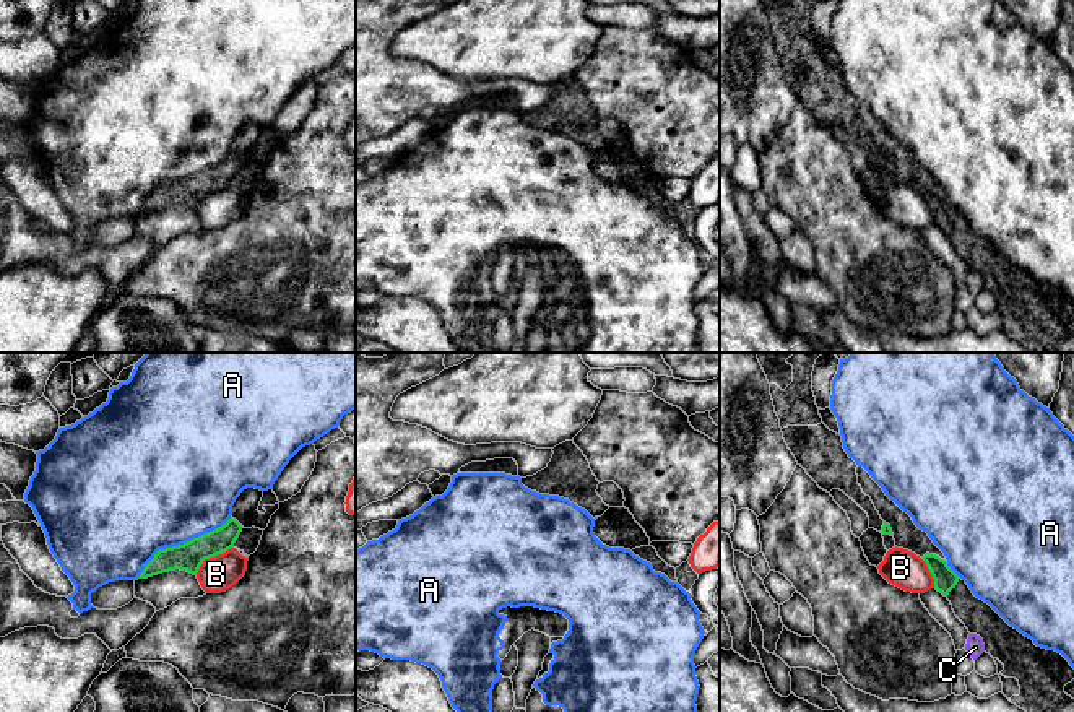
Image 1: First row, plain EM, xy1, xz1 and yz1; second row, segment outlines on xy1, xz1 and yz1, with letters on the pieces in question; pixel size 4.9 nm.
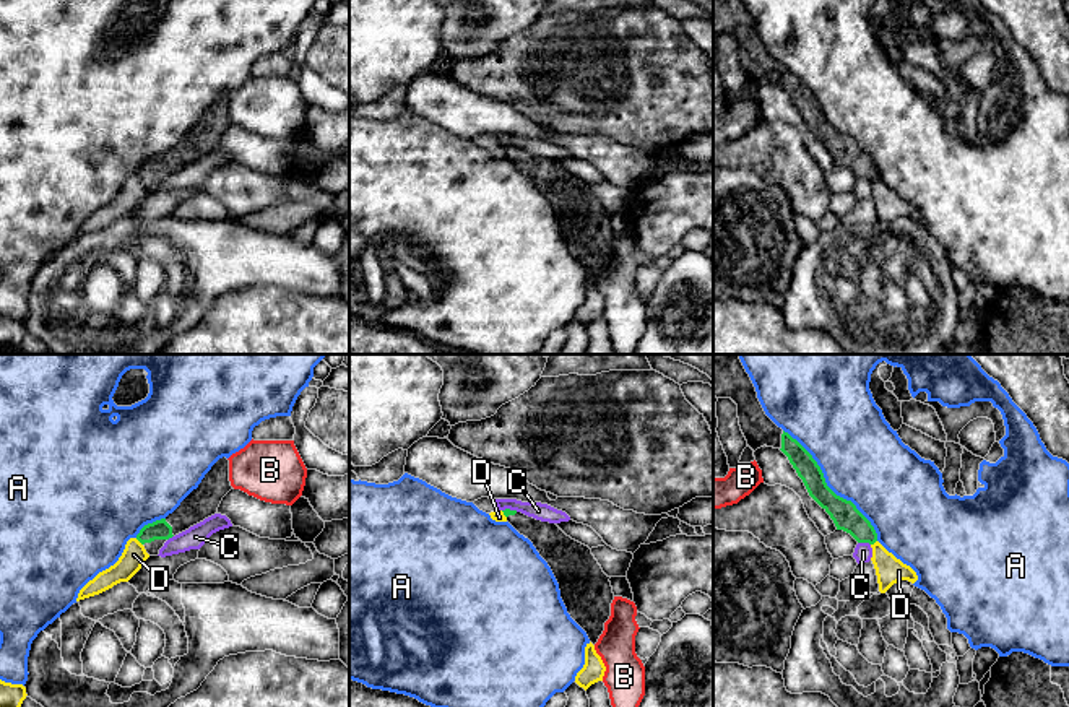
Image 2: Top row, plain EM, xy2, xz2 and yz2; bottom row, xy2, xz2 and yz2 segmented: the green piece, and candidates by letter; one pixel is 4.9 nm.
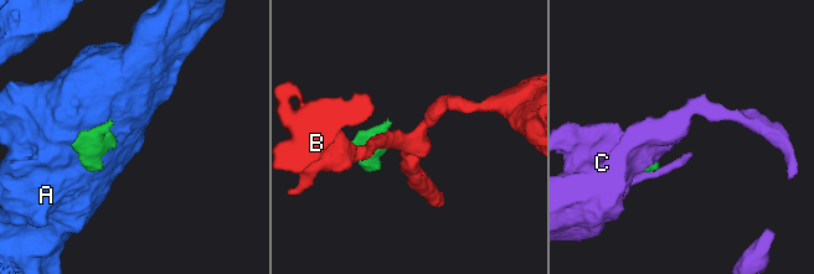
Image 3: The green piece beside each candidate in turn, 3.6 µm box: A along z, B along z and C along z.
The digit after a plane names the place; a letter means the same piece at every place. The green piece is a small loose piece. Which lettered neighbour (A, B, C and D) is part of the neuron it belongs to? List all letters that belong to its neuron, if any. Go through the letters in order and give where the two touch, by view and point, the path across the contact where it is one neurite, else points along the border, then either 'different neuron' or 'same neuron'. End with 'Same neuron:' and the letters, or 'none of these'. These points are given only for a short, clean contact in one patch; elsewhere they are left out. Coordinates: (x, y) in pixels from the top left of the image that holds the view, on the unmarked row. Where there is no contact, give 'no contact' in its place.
A: contact yz2 (829, 124); different neuron
B: contact xy1 (212, 192); border xy1 (233, 182), (207, 194), (195, 210); different neuron
C: contact yz2 (865, 177); border yz2 (858, 177), (869, 181); different neuron
D: contact xy2 (138, 176); border xy2 (135, 174), (142, 181); different neuron
Same neuron: none of these

